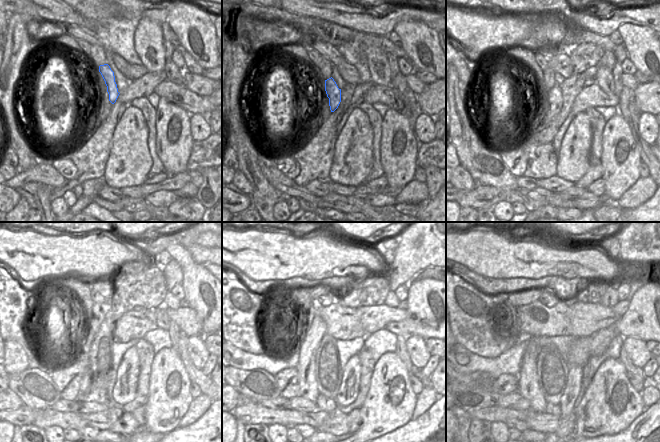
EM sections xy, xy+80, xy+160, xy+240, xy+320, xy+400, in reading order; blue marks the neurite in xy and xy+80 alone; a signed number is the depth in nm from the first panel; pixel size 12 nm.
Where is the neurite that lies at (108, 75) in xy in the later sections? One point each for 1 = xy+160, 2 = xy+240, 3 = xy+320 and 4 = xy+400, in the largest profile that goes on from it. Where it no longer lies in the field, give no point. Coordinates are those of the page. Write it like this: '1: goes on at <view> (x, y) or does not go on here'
1: goes on at xy+160 (554, 96)
2: goes on at xy+240 (102, 375)
3: goes on at xy+320 (328, 373)
4: goes on at xy+400 (553, 371)

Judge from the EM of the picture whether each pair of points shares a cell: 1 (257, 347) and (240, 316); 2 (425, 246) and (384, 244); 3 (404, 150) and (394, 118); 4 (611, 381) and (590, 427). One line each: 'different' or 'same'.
1: same
2: different
3: same
4: same

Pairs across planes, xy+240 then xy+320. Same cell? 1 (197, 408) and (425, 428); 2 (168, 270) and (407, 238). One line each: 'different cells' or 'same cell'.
1: different cells
2: same cell

